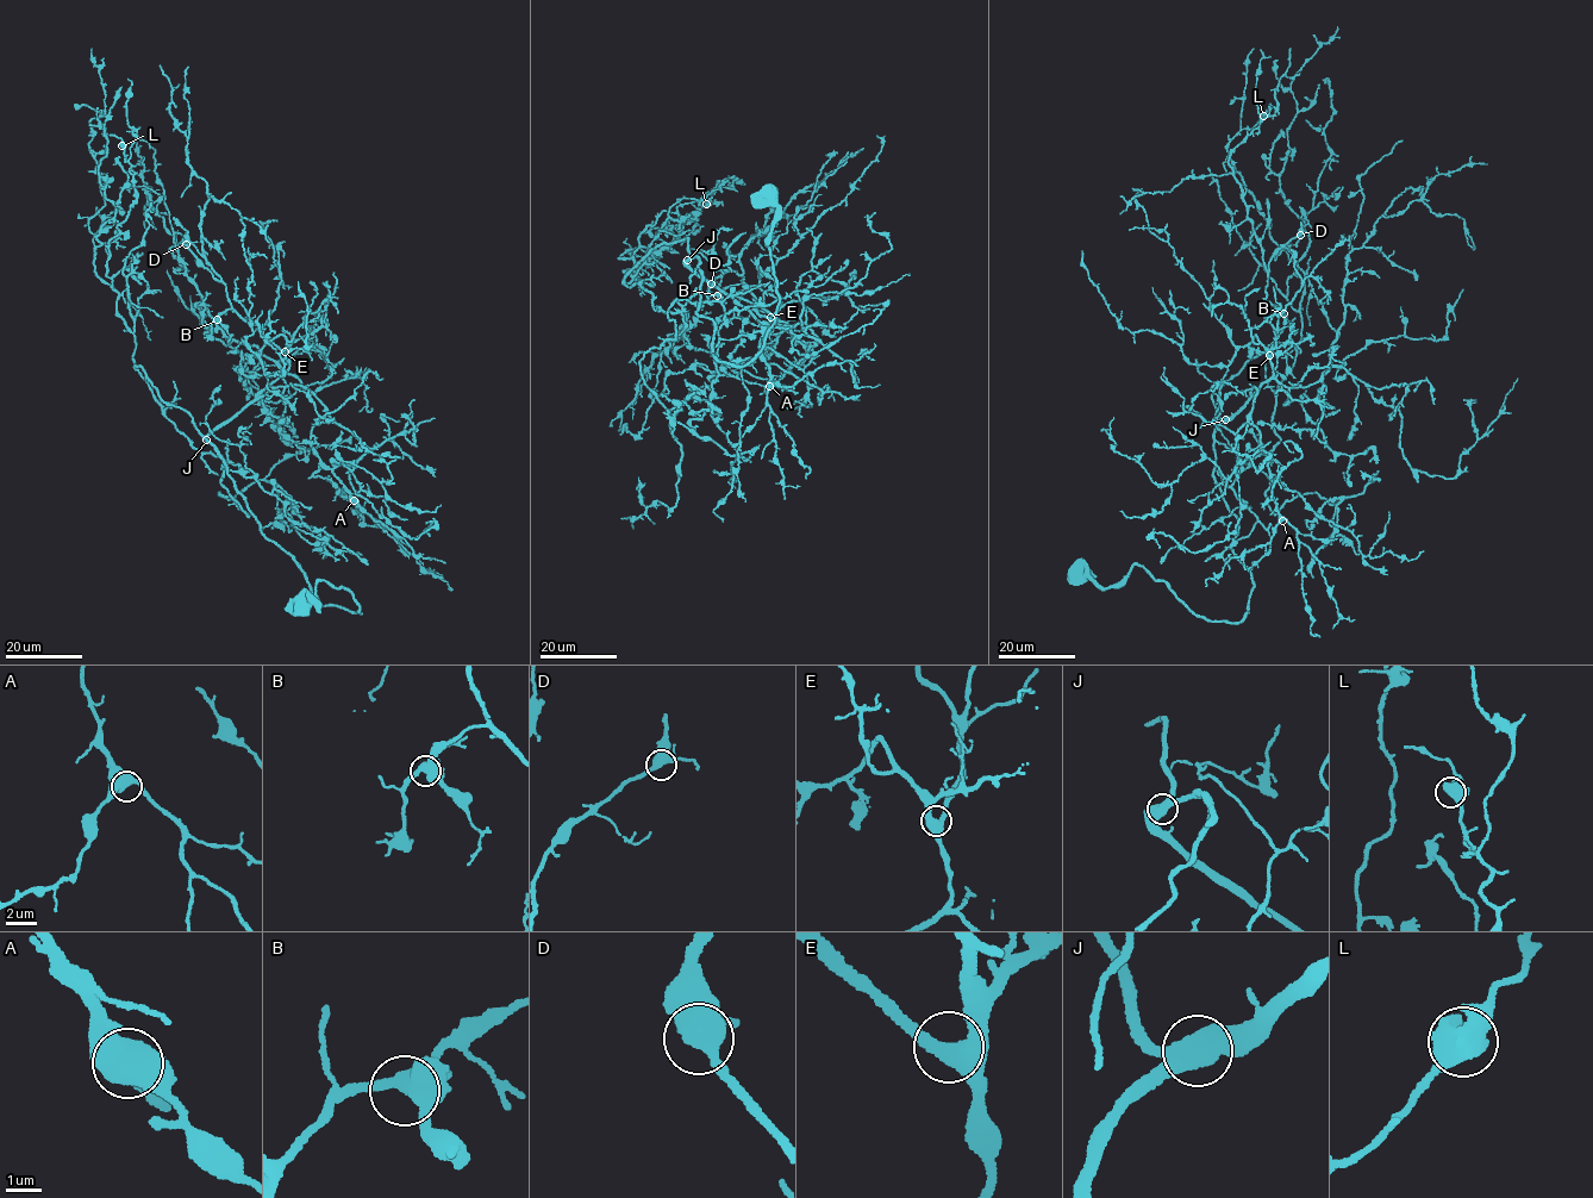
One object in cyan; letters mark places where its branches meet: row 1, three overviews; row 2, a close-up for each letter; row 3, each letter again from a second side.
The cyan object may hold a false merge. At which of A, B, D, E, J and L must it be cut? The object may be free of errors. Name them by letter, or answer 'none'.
none

